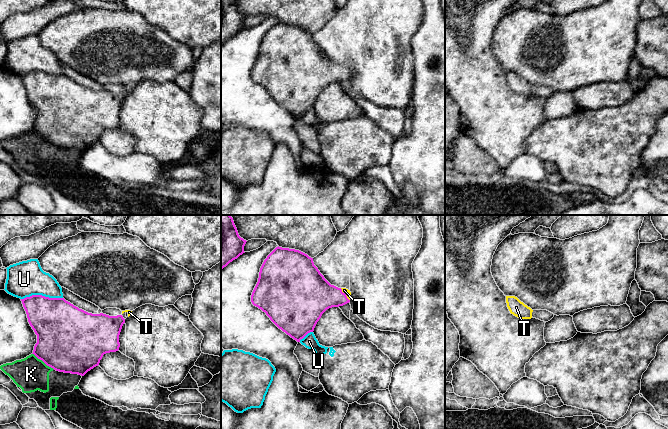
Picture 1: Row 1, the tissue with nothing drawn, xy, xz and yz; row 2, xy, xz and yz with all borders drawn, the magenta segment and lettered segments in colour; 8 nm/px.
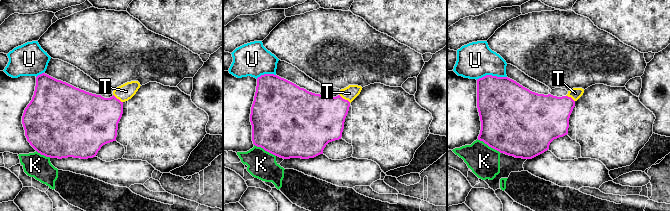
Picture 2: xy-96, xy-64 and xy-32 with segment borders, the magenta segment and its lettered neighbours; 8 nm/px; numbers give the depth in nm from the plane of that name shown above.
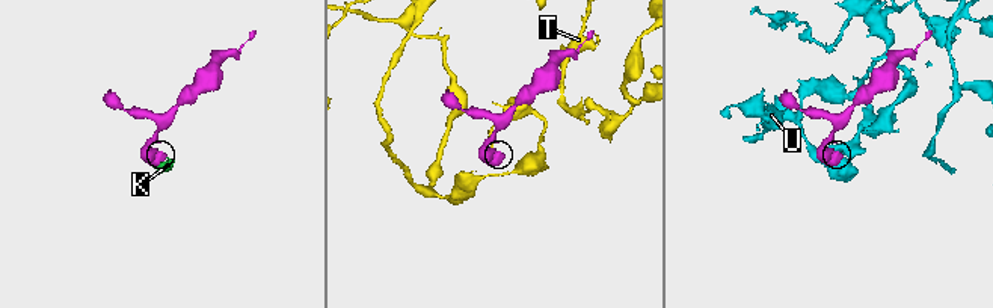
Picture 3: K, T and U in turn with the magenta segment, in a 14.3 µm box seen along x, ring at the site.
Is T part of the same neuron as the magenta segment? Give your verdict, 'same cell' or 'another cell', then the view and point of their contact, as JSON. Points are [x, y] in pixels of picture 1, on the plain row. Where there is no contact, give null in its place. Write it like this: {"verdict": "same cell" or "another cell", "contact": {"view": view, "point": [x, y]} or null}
{"verdict": "same cell", "contact": {"view": "xz", "point": [345, 70]}}

